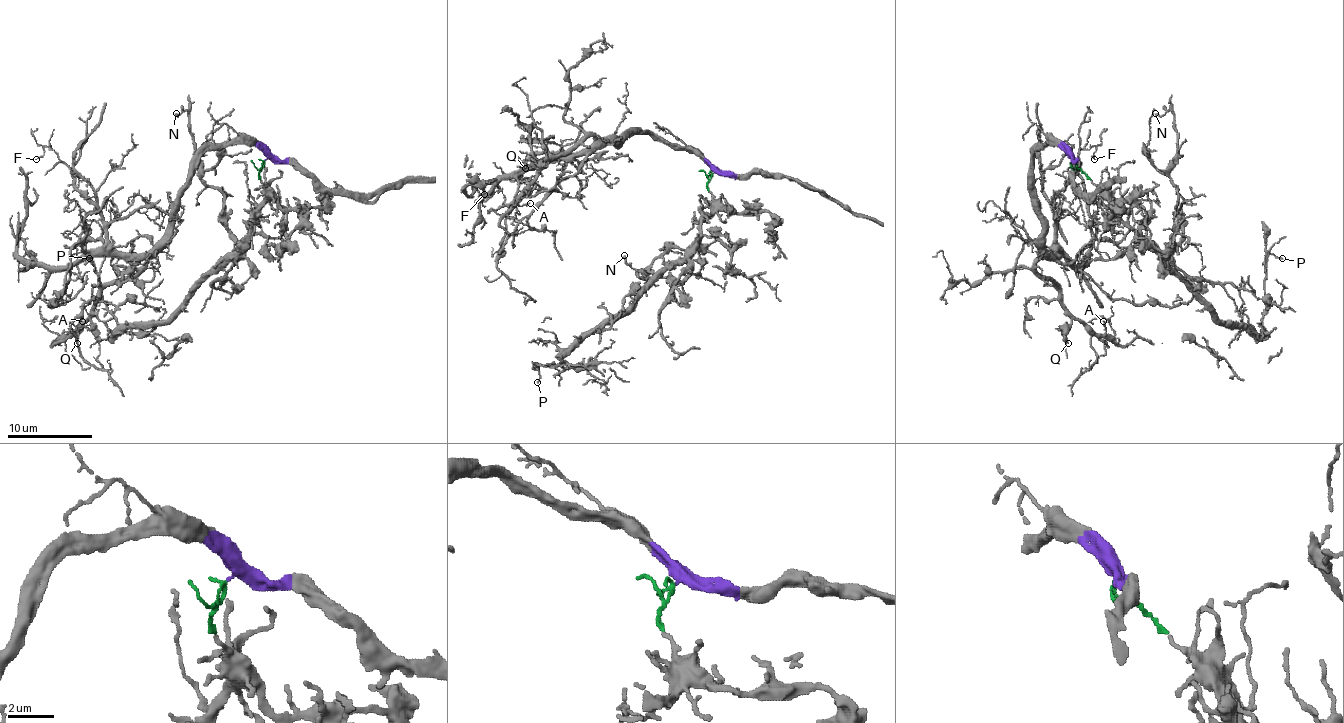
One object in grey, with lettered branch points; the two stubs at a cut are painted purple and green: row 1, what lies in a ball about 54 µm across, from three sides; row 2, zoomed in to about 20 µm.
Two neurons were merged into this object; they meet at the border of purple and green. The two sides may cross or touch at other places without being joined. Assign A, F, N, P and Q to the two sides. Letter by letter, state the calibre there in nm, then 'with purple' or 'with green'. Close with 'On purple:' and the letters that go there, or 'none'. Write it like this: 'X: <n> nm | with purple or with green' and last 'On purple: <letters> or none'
A: 120 nm | with purple
F: 130 nm | with purple
N: 180 nm | with green
P: 130 nm | with green
Q: 100 nm | with purple
On purple: A, F, Q

